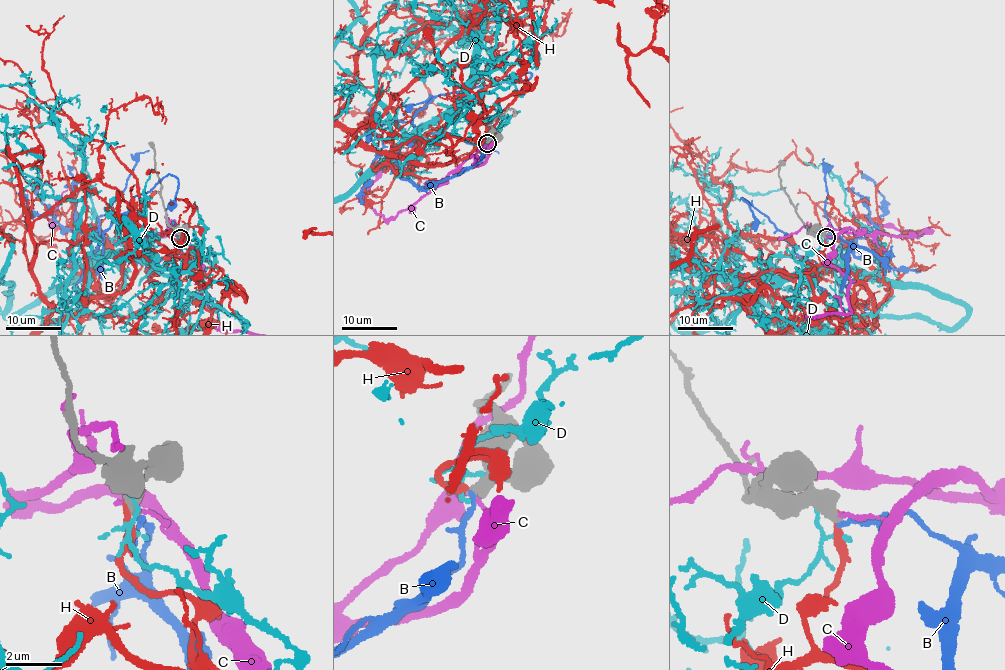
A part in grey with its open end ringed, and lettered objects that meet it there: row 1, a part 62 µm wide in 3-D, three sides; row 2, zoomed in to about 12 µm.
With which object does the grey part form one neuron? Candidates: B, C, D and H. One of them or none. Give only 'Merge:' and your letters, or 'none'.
Merge: none

